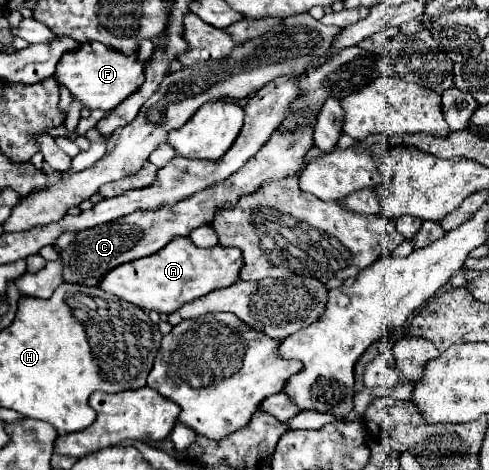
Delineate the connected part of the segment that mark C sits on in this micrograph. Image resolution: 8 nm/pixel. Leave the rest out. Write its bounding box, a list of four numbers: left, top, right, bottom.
[61,125,313,285]

